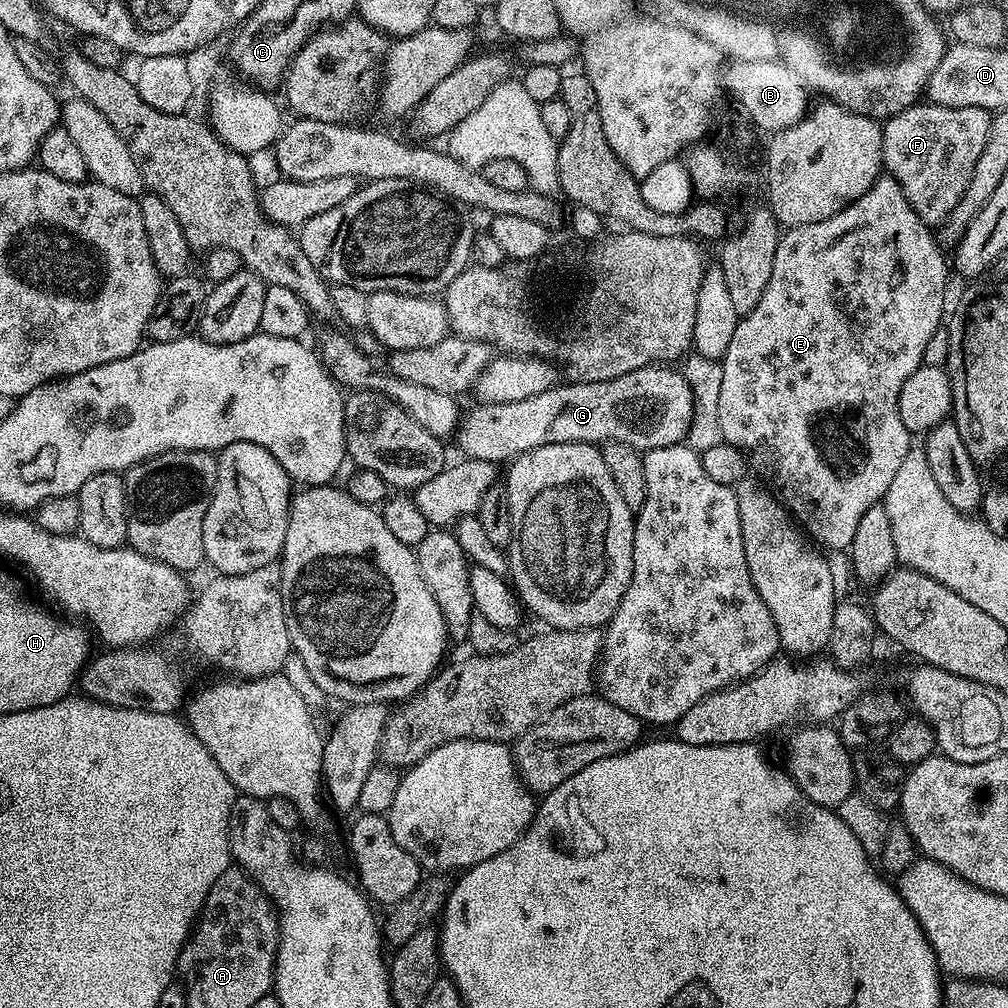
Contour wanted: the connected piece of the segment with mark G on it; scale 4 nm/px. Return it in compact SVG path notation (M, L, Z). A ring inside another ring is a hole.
M649 366L647 368L639 368L630 374L622 374L616 380L603 380L602 382L590 382L589 384L581 384L579 382L564 382L559 386L553 386L550 390L542 390L542 394L534 394L530 398L522 398L522 402L498 402L497 404L477 403L477 408L472 408L469 412L463 413L462 419L459 421L458 431L455 433L454 440L460 443L460 448L465 457L469 460L485 460L497 466L503 465L505 462L511 461L517 456L521 456L523 452L534 450L538 446L546 446L547 444L595 444L603 446L610 442L626 442L626 446L634 446L641 450L649 448L661 448L662 446L670 446L671 444L681 443L688 435L688 427L691 426L692 418L692 394L691 388L684 380L683 371L676 370L671 372L668 366Z

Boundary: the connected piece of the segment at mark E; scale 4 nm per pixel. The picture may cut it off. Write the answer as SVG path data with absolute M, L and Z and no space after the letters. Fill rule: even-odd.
M881 174L874 186L862 194L862 198L846 206L846 210L834 214L834 218L826 218L826 222L810 222L810 226L790 228L781 235L778 250L774 254L774 270L770 274L770 282L766 282L766 291L762 293L758 306L750 310L750 314L739 317L730 344L726 347L723 359L719 361L722 386L718 397L718 423L723 443L734 446L747 456L749 469L753 473L757 472L755 475L767 485L772 495L794 517L795 523L817 545L851 549L862 514L866 514L870 506L883 501L884 495L890 490L890 482L894 482L894 474L898 474L903 464L909 463L914 436L906 430L906 426L902 426L898 398L906 378L910 378L910 374L914 374L914 370L924 364L926 342L930 342L934 330L941 328L946 316L944 291L948 288L950 264L944 261L943 250L930 225L922 222L922 218L914 214L910 202L906 202L906 194L902 194L898 182L894 182L890 175Z

